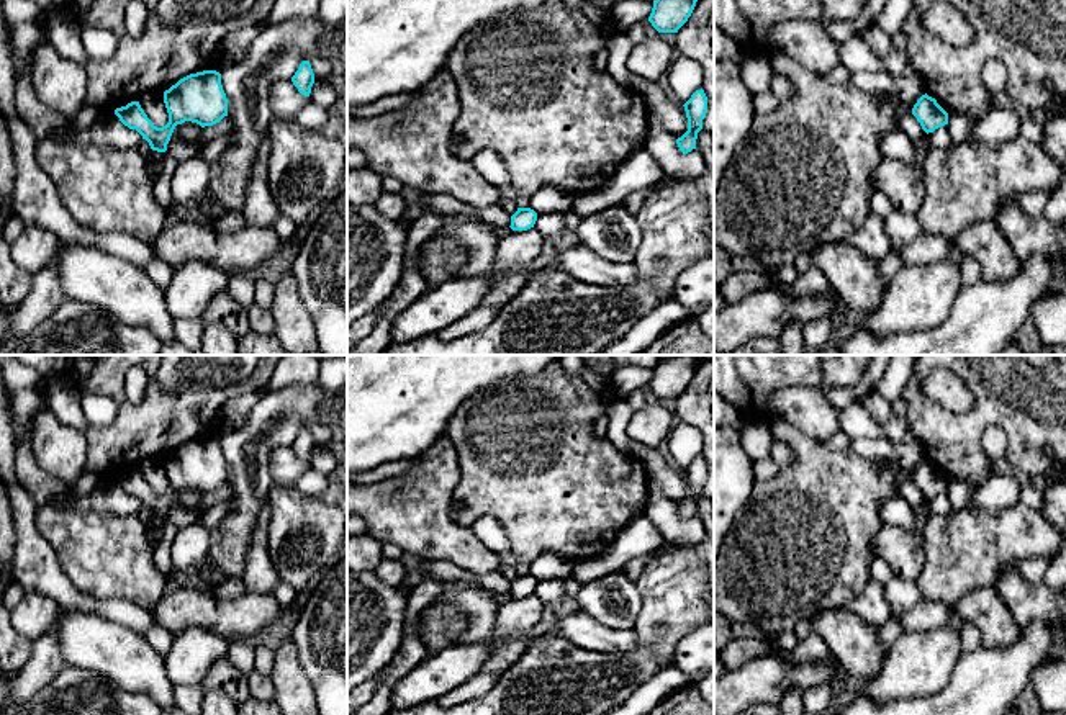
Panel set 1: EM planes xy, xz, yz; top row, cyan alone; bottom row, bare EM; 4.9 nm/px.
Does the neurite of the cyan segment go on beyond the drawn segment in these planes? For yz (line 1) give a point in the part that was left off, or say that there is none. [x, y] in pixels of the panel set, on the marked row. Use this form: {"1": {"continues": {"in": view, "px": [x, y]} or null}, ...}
{"1": {"continues": null}}

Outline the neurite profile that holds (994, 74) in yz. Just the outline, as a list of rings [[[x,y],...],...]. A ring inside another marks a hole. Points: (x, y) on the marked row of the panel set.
[[[989,59],[982,69],[982,80],[989,92],[991,110],[1014,110],[1022,119],[1030,118],[1030,111],[1015,101],[1005,90],[1009,70],[999,59]]]

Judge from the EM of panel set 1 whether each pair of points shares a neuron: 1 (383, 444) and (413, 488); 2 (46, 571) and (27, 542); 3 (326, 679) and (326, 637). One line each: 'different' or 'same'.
1: different
2: same
3: same

